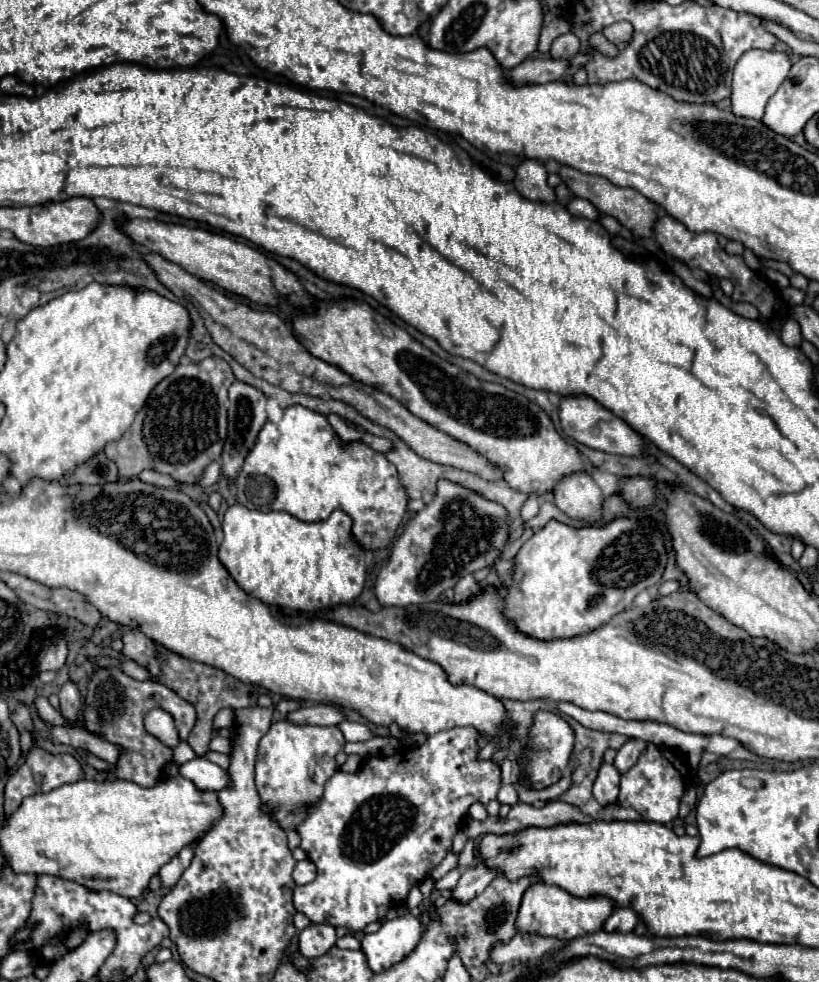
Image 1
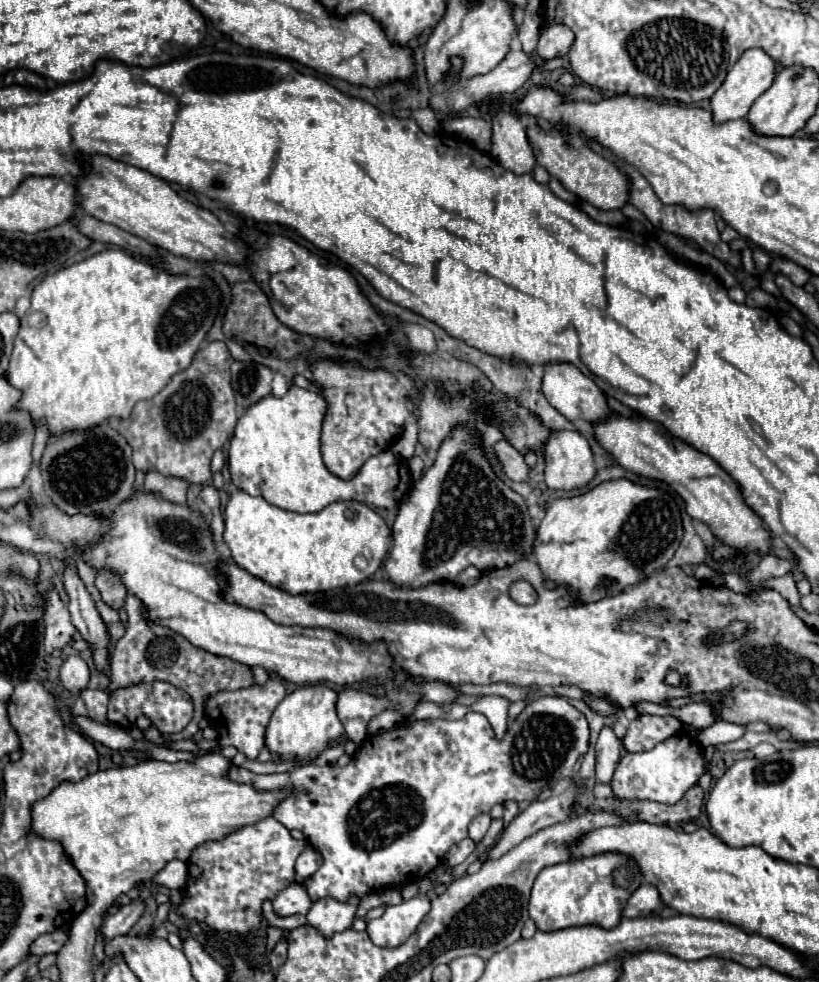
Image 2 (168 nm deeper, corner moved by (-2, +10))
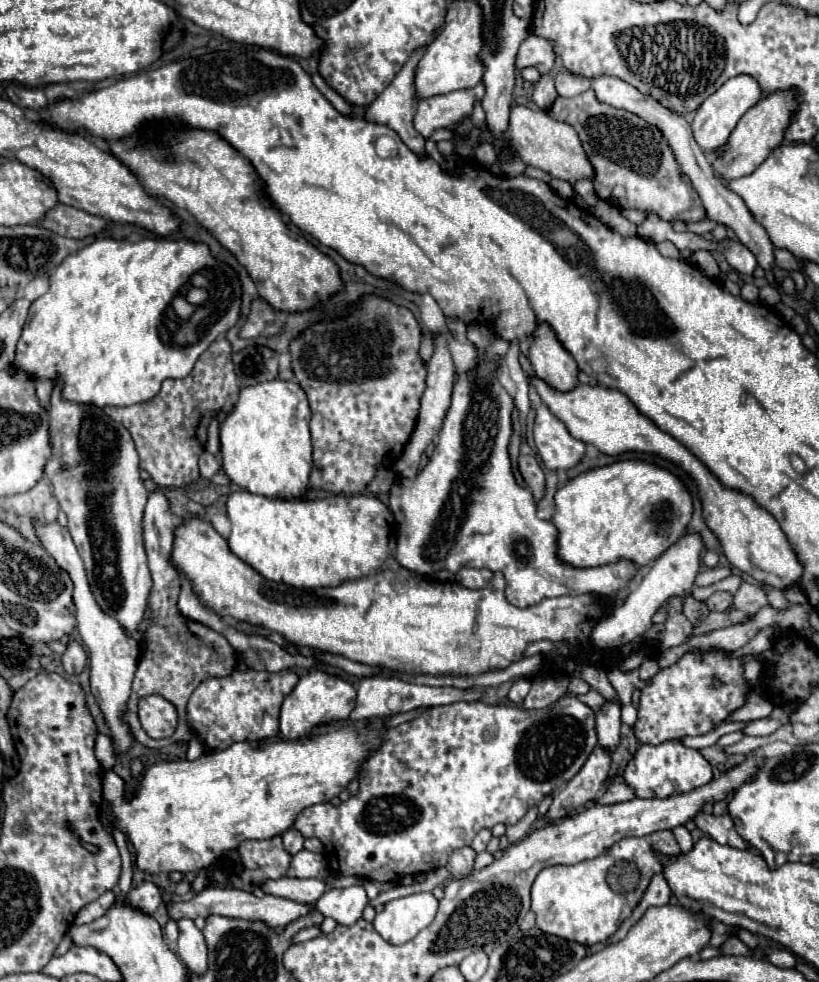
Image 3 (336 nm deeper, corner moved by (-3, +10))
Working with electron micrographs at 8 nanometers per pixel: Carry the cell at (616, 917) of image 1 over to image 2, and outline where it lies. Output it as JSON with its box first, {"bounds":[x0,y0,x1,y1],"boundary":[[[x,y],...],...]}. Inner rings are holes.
{"bounds":[624,883,660,919],"boundary":[[[642,883],[634,895],[628,899],[628,905],[624,909],[624,917],[630,917],[630,919],[636,919],[636,917],[648,917],[652,915],[658,905],[660,905],[660,893],[654,885],[648,885],[648,883]]]}

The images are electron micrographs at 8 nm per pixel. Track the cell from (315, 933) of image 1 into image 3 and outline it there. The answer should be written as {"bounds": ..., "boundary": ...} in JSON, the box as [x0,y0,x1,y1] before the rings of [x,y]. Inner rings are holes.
{"bounds":[313,885,369,925],"boundary":[[[351,885],[345,889],[325,891],[313,903],[313,911],[321,913],[323,917],[335,919],[339,925],[353,925],[361,917],[367,903],[369,899],[365,889],[361,885]]]}

